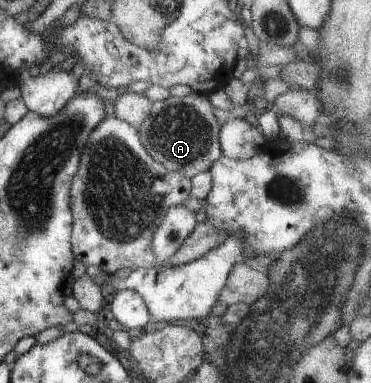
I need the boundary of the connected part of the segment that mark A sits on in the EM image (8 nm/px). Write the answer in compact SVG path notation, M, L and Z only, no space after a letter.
M194 90L186 97L169 96L164 101L154 101L148 115L136 128L140 143L148 155L168 171L178 171L181 175L192 178L195 174L208 170L222 156L218 121L212 110L207 97L200 90Z

